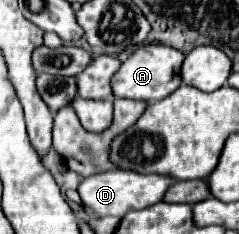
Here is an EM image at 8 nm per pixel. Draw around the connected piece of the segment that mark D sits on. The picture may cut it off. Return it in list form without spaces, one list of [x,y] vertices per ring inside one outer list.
[[[107,170],[89,178],[83,178],[79,184],[79,198],[83,204],[83,210],[87,216],[117,216],[123,218],[129,210],[143,210],[151,204],[157,204],[163,200],[165,190],[171,186],[169,176],[159,176],[159,174],[137,174],[129,170]]]

